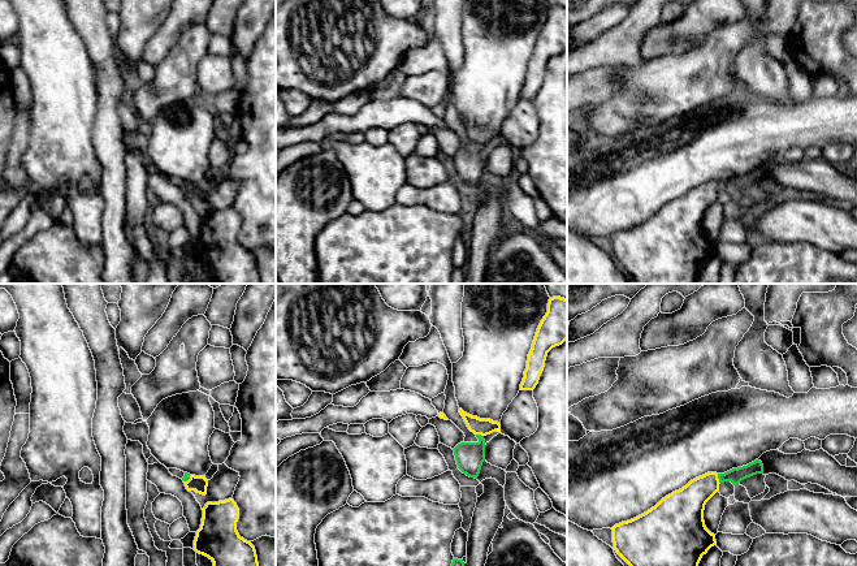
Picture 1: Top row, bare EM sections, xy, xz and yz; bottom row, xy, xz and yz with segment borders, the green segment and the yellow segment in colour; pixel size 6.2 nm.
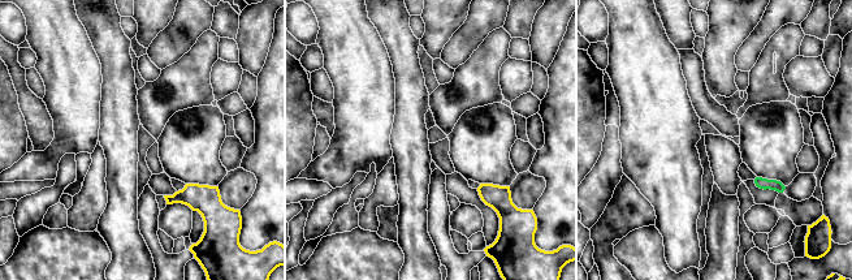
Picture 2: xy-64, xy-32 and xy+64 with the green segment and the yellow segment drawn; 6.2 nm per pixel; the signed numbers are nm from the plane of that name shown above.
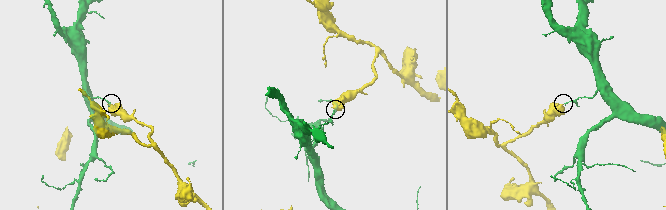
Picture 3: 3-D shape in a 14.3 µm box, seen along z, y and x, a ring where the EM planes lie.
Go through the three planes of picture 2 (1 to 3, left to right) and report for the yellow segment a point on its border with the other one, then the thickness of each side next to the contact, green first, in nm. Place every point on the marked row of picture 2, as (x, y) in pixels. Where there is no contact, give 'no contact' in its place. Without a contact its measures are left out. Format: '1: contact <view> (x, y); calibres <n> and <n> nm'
1: no contact
2: no contact
3: no contact

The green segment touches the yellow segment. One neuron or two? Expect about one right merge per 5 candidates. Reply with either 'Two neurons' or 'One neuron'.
Two neurons

